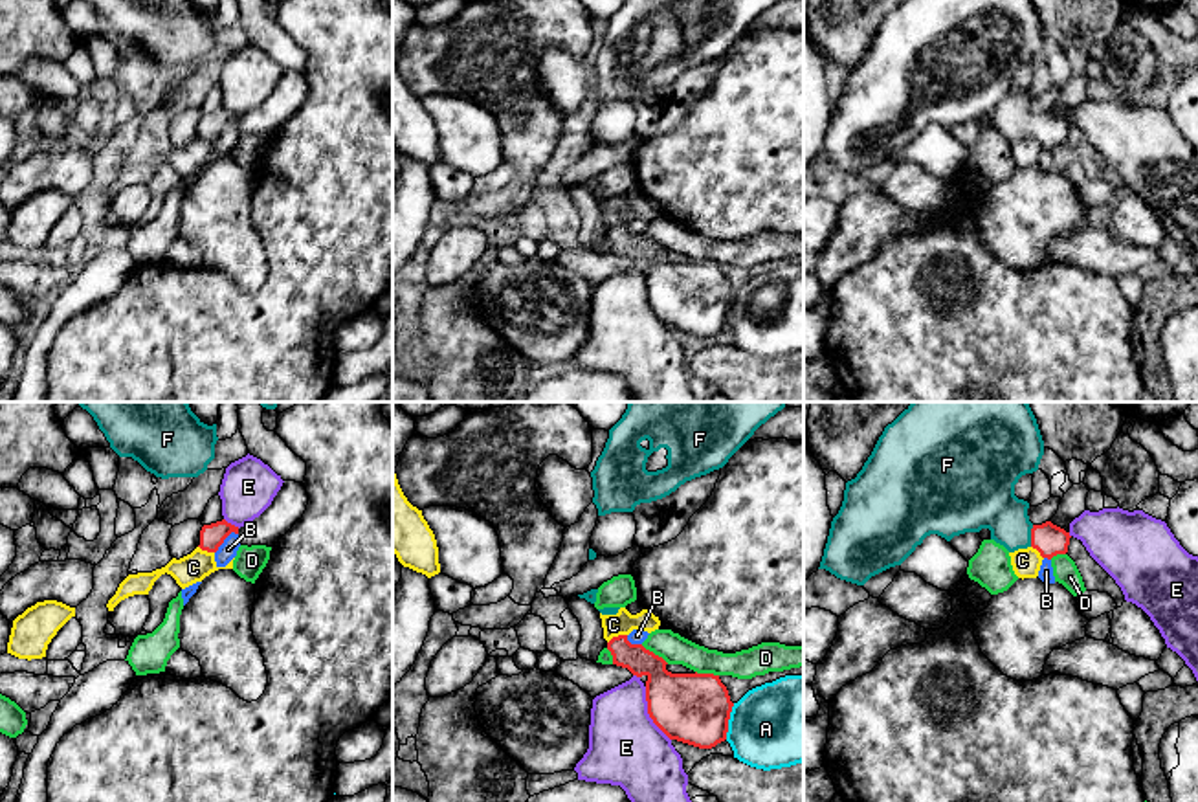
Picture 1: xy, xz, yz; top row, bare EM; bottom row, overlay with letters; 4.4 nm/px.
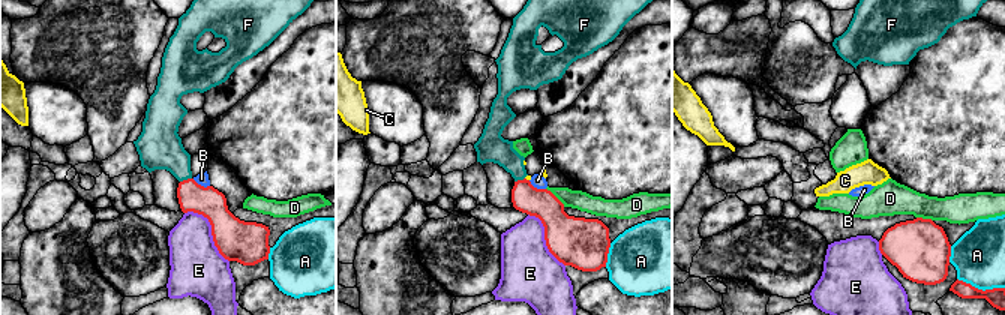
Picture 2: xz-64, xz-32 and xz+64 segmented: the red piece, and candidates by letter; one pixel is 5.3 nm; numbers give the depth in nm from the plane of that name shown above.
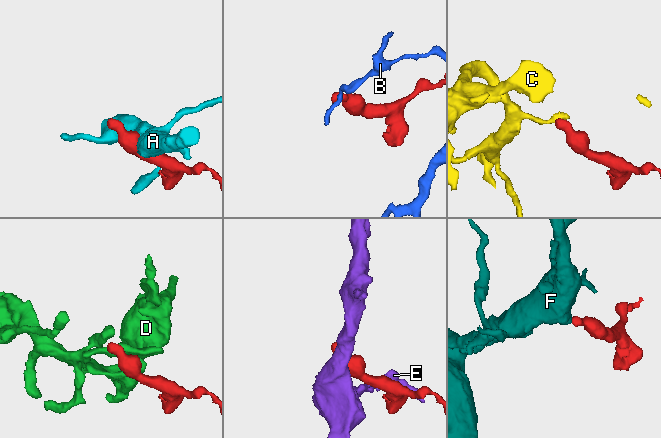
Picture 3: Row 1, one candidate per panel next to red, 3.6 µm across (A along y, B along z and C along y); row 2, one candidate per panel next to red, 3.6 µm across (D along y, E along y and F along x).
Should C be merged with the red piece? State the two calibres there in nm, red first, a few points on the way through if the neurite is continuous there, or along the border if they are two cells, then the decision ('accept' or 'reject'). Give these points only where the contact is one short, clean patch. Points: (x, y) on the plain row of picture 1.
120 nm thick on the red side, 100 nm on the other; border along xz (626, 222), (619, 222), (608, 232); reject

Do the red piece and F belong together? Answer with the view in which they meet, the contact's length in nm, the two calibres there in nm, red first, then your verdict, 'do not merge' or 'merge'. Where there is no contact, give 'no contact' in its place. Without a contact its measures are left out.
yz | 100 nm | 140/240 nm | merge

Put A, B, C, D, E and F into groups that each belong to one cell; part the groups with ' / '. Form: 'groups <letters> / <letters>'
groups A / B / C / D / E / F

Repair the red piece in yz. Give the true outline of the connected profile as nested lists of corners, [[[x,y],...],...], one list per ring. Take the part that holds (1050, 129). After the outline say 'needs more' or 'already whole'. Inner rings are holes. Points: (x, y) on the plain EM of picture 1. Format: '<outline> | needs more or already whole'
[[[903,0],[879,26],[871,44],[855,68],[846,72],[844,90],[831,110],[818,158],[840,169],[864,174],[871,165],[901,154],[930,123],[950,130],[965,121],[991,119],[991,128],[1009,141],[1033,136],[1042,147],[1066,143],[1070,121],[1046,110],[1033,114],[1029,92],[1015,84],[1015,73],[1038,59],[1044,29],[1033,0]]] | needs more

